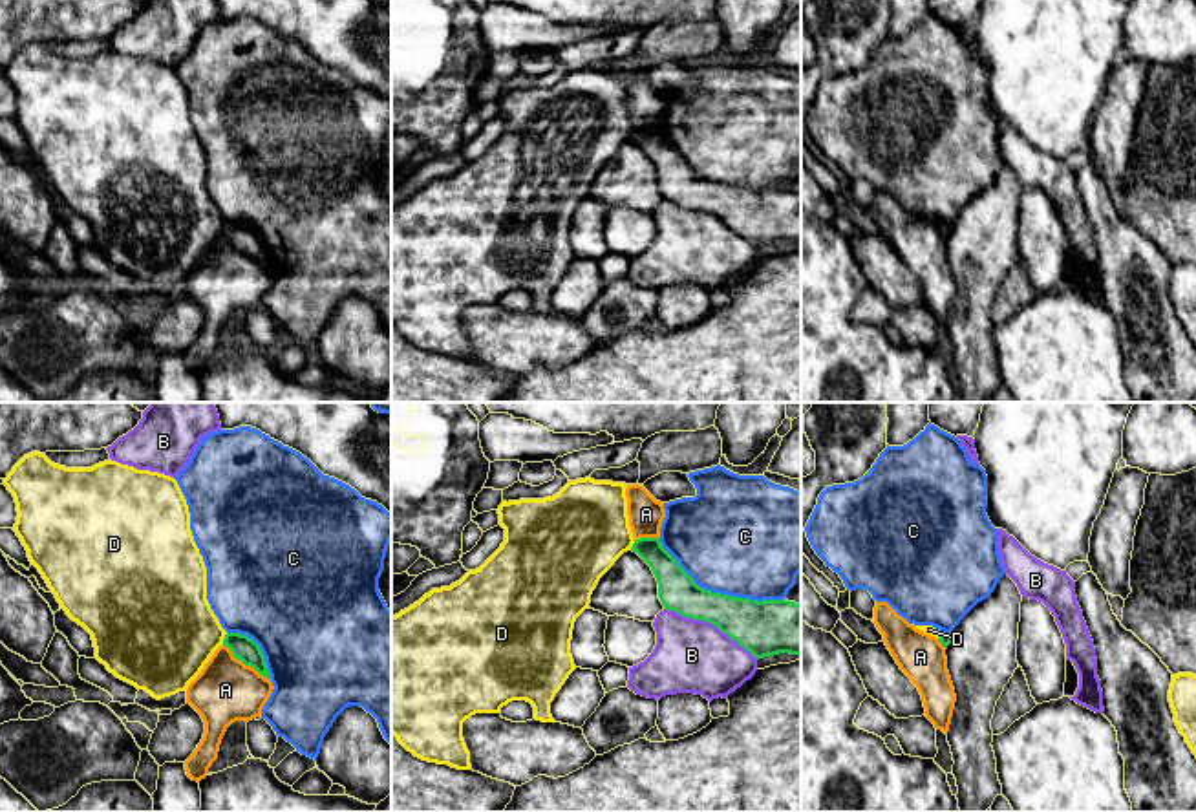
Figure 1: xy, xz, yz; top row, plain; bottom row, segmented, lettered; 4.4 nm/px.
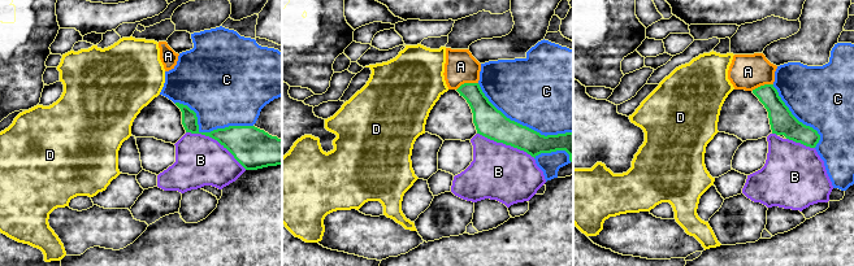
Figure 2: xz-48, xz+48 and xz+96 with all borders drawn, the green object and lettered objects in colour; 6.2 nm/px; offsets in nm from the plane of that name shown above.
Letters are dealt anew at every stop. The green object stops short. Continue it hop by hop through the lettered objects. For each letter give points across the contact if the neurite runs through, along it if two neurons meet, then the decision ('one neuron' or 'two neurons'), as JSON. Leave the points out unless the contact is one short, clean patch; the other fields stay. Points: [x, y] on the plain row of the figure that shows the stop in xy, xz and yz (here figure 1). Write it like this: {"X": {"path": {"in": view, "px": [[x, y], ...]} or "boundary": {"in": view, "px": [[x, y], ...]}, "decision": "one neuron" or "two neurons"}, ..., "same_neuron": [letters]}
{"A": {"boundary": {"in": "xy", "px": [[222, 235], [269, 269]]}, "decision": "two neurons"}, "B": {"decision": "two neurons"}, "C": {"decision": "two neurons"}, "D": {"boundary": {"in": "xy", "px": [[227, 224], [222, 233]]}, "decision": "two neurons"}, "same_neuron": []}

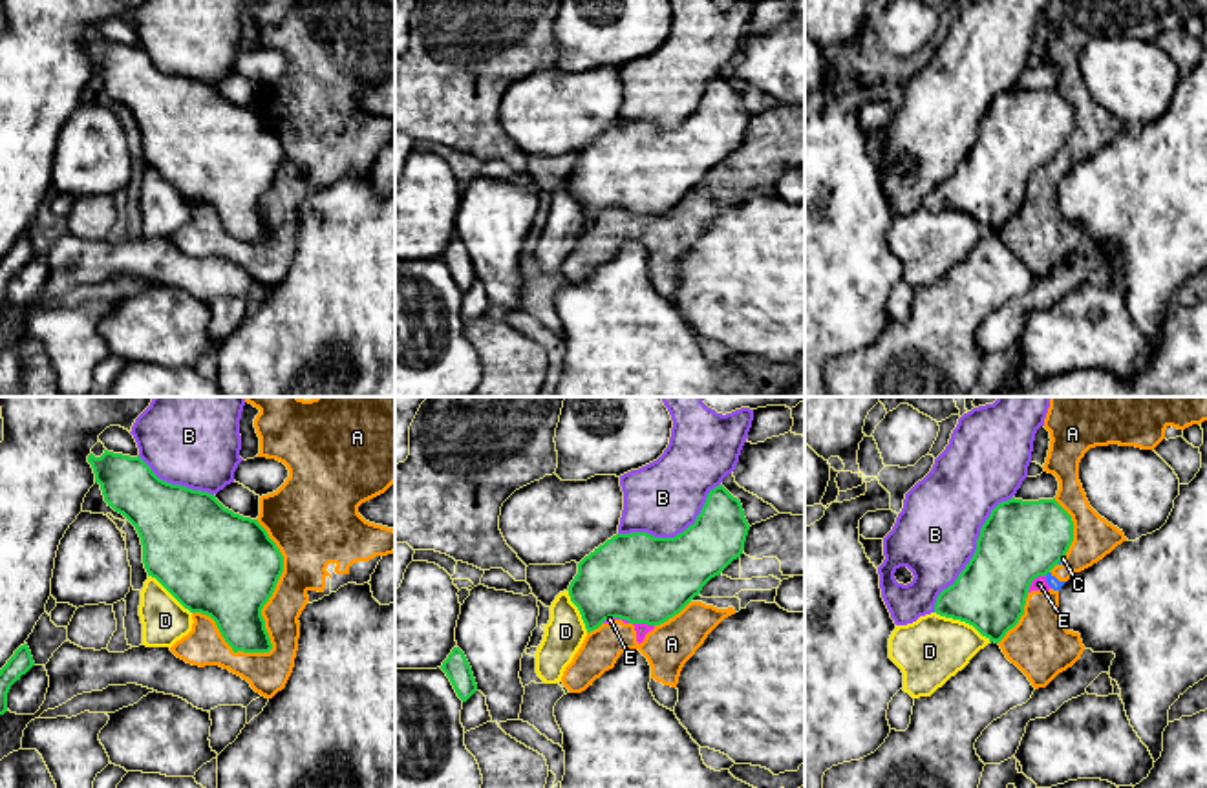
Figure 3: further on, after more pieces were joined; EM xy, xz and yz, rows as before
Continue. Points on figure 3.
{"A": {"decision": "two neurons"}, "B": {"decision": "two neurons"}, "C": {"boundary": {"in": "yz", "px": [[1063, 147], [1057, 154]]}, "decision": "two neurons"}, "D": {"decision": "two neurons"}, "E": {"boundary": {"in": "yz", "px": [[1045, 165], [1039, 165], [1026, 181]]}, "decision": "two neurons"}, "same_neuron": []}

